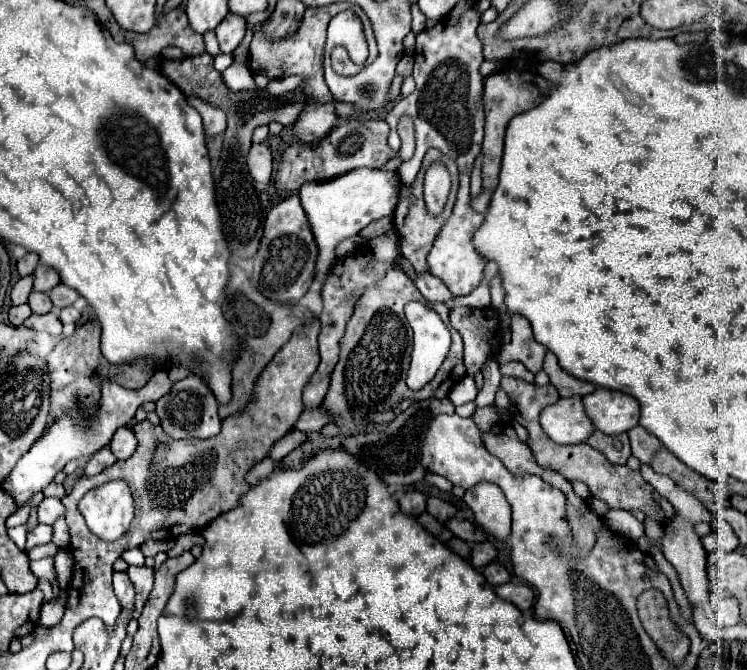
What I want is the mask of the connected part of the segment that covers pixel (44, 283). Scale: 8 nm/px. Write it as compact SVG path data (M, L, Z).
M40 264L34 272L34 290L38 292L50 292L54 286L60 284L60 274L44 264Z

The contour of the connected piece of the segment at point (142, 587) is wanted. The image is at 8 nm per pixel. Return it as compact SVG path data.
M130 566L128 568L128 576L136 588L136 608L132 613L134 619L138 619L140 612L142 612L142 606L152 590L152 584L154 584L154 570L152 568L146 568L146 566Z

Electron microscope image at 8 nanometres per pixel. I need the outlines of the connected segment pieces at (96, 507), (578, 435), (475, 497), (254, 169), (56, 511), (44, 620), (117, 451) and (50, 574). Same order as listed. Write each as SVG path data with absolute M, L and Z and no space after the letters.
M112 480L86 492L78 504L88 528L102 540L118 540L134 518L134 500L124 480Z
M580 396L560 398L540 414L540 426L556 444L580 444L596 430Z
M480 482L464 492L464 502L474 512L476 522L492 536L504 540L510 534L510 508L504 492L496 484Z
M252 144L248 156L246 156L246 166L252 176L252 180L260 184L268 184L272 176L272 152L266 144Z
M45 497L38 504L38 522L53 525L58 516L65 515L65 506L61 500L54 497Z
M52 600L52 602L44 602L42 604L42 610L40 610L40 624L46 624L46 626L54 626L60 616L64 616L64 604L60 604L58 600Z
M120 428L114 434L112 442L110 442L110 450L112 450L112 454L118 460L130 458L134 454L134 450L136 450L136 436L134 436L134 432L130 428Z
M52 558L38 560L38 562L30 562L30 568L32 568L34 574L40 576L40 578L48 578L50 582L56 580L56 572L54 572L54 562L52 562Z

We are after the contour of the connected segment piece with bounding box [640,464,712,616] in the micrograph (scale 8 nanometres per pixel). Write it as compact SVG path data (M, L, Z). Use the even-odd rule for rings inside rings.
M642 464L640 468L644 480L648 480L648 484L652 484L676 510L674 520L664 528L664 534L659 541L659 548L664 554L664 558L676 568L680 584L686 592L686 598L690 602L692 608L700 608L704 610L706 616L712 614L712 610L708 608L708 580L706 580L706 550L700 544L700 536L696 536L694 532L694 524L696 522L710 522L710 512L704 508L704 504L700 504L700 500L696 500L696 496L684 492L682 488L676 488L676 482L670 476L662 476L658 472L654 472L650 466Z

